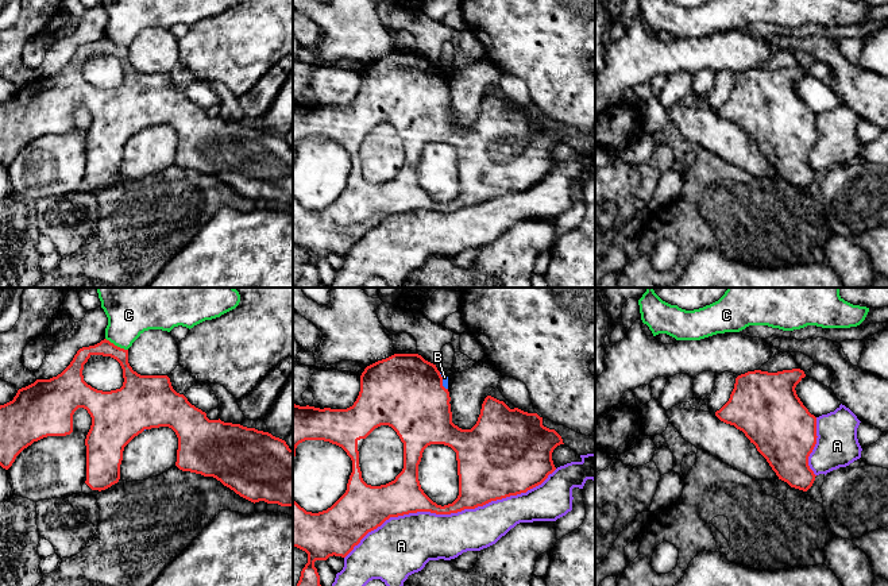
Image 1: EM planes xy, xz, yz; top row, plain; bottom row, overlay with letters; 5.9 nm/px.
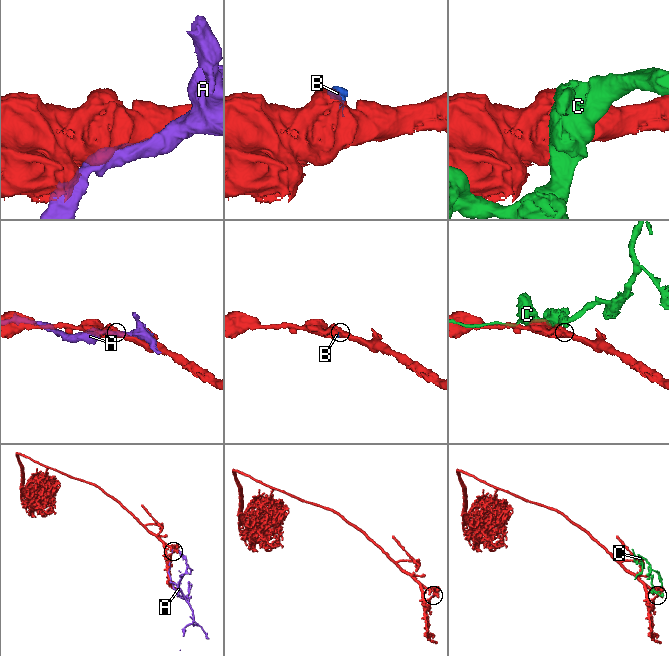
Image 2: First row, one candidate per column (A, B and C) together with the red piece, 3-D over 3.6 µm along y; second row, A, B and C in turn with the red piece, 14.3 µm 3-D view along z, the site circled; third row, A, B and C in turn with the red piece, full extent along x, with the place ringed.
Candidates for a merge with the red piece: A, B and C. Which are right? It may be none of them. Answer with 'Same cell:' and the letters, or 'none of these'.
Same cell: B

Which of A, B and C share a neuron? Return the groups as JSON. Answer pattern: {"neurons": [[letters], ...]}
{"neurons": [["A"], ["B"], ["C"]]}

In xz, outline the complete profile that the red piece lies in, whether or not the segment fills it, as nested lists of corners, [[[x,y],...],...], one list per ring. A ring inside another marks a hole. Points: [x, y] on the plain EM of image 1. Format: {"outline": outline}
{"outline": [[[394,51],[364,66],[359,93],[347,107],[293,101],[293,155],[300,140],[324,138],[341,144],[352,158],[345,190],[327,208],[306,209],[293,196],[293,244],[308,251],[308,261],[294,288],[320,288],[314,259],[333,252],[345,255],[368,230],[390,215],[417,209],[451,212],[475,207],[491,198],[526,190],[556,167],[552,150],[564,140],[555,127],[543,123],[543,115],[537,111],[510,107],[503,99],[487,93],[476,122],[471,127],[462,127],[452,120],[449,99],[448,74],[440,70],[436,62],[418,51]],[[381,123],[391,124],[404,140],[404,166],[394,178],[371,184],[362,176],[358,139]],[[431,142],[444,142],[456,150],[459,193],[444,204],[433,200],[418,178],[418,162],[424,147]]]}

